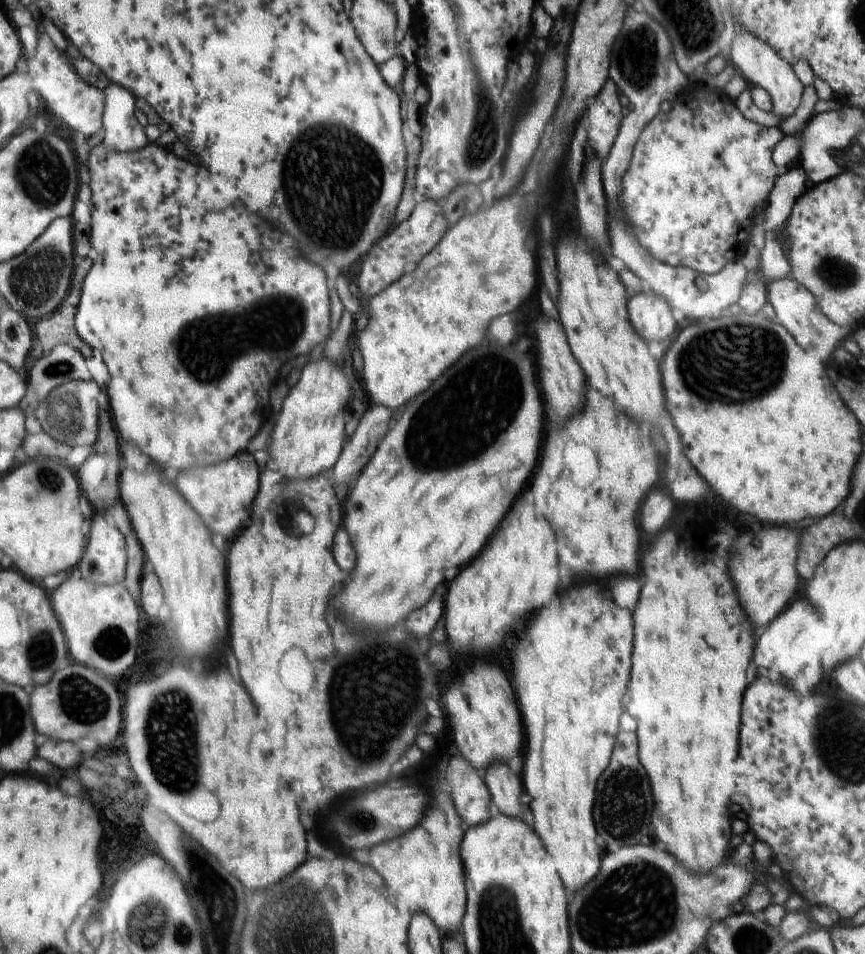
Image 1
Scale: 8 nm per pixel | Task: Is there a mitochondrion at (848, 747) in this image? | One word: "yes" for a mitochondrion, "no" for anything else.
yes

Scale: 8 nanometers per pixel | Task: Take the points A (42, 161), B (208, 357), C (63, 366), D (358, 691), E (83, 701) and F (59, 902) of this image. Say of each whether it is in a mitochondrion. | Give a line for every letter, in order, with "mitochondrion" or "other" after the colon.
A: mitochondrion
B: mitochondrion
C: mitochondrion
D: mitochondrion
E: mitochondrion
F: other

